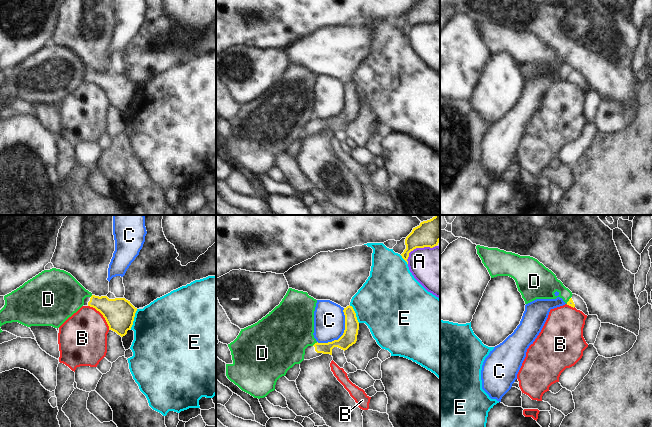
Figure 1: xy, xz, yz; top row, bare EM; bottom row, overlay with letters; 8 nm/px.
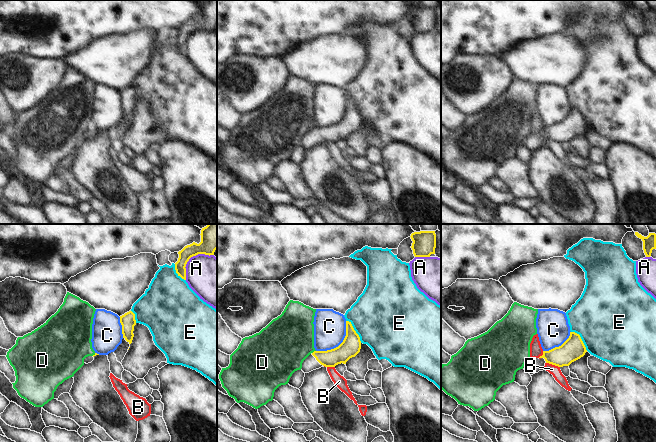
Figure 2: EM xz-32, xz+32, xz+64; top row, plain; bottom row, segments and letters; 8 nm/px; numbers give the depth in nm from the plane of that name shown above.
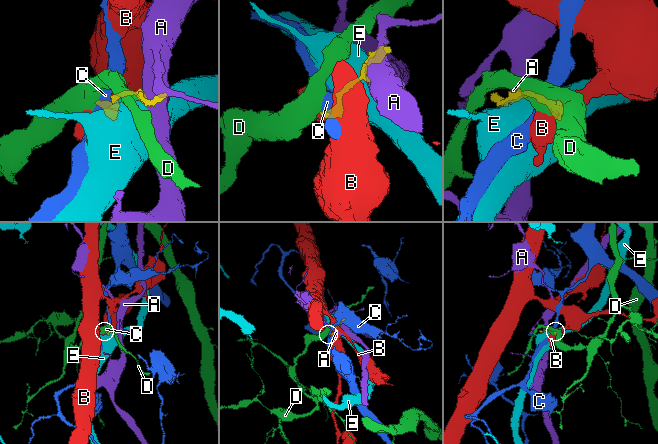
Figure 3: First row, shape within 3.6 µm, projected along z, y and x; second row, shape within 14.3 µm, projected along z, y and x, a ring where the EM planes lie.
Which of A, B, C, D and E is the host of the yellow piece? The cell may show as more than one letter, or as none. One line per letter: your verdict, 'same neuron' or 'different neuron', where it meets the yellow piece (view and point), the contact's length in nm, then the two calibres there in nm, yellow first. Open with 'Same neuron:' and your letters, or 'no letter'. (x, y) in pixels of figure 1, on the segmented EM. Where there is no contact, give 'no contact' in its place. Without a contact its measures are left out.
Same neuron: no letter
A: different neuron | xz (417, 247) | 280 nm | 200/360 nm
B: different neuron | xy (102, 314) | 260 nm | 240/400 nm
C: different neuron | xz (343, 333) | 360 nm | 120/260 nm
D: different neuron | xz (315, 343) | 50 nm | 110/400 nm
E: different neuron | xy (133, 319) | 170 nm | 240/460 nm

